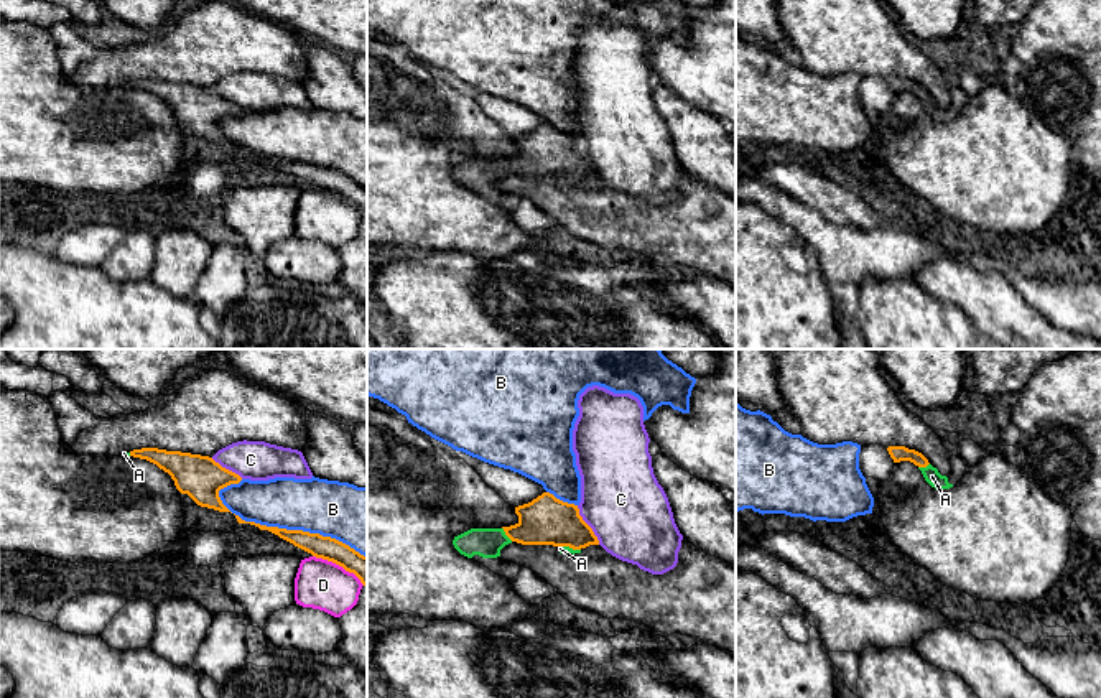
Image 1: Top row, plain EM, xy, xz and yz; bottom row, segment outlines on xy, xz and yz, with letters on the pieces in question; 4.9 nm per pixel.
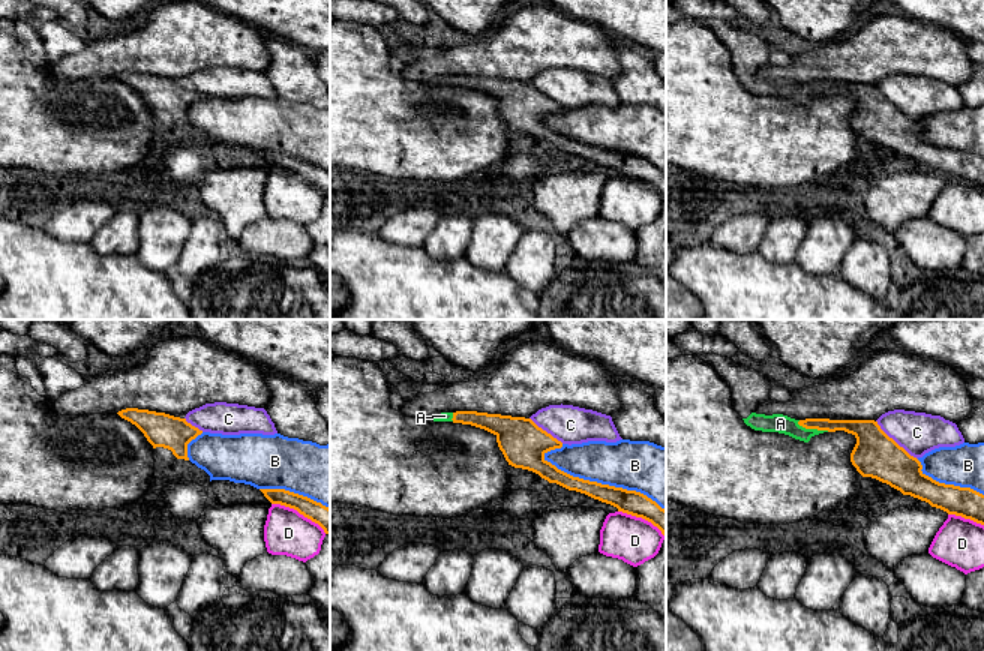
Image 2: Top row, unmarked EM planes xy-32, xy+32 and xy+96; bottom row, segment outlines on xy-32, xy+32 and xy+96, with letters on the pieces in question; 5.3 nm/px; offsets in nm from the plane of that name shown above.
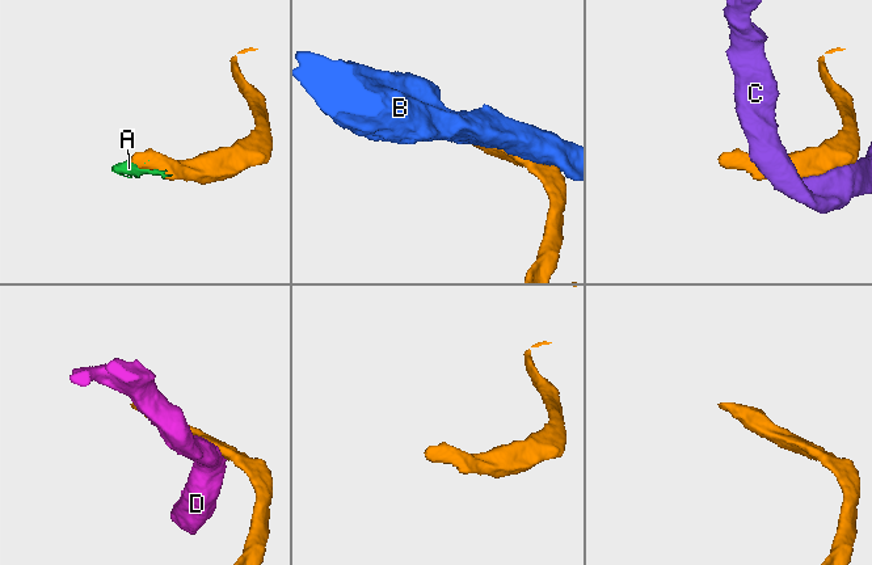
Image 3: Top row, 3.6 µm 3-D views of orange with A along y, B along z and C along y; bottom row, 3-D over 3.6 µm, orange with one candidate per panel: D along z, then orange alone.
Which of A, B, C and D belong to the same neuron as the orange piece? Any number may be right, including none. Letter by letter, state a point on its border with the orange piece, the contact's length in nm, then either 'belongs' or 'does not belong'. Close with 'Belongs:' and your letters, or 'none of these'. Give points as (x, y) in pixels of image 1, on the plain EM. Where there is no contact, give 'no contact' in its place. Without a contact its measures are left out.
A: xz (506, 165) | 90 nm | belongs
B: xy (288, 162) | 800 nm | does not belong
C: xz (588, 157) | 220 nm | does not belong
D: xy (339, 196) | 300 nm | does not belong
Belongs: A

